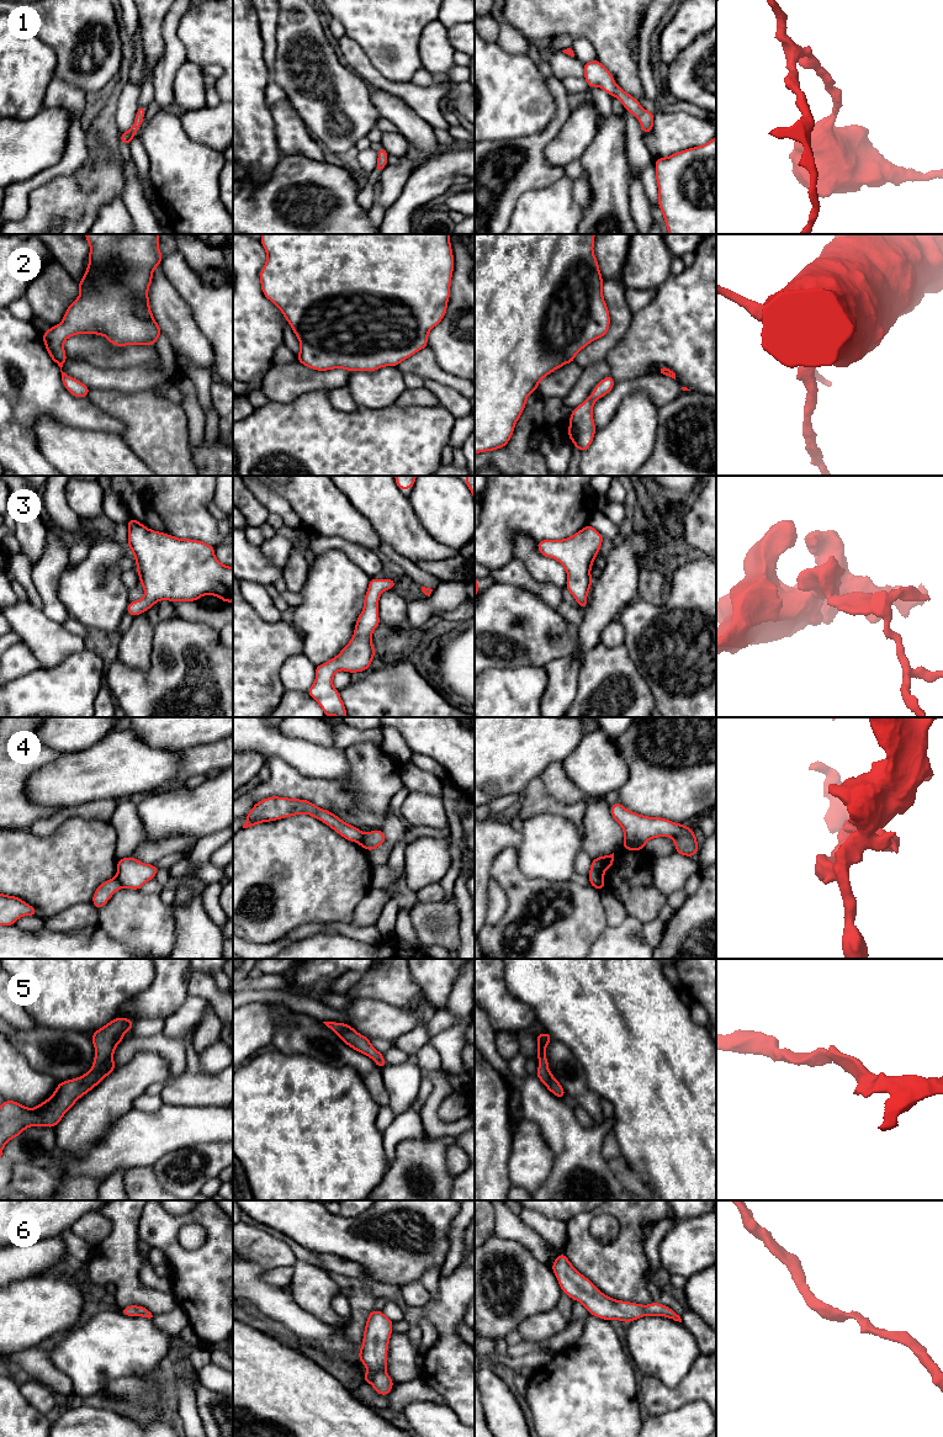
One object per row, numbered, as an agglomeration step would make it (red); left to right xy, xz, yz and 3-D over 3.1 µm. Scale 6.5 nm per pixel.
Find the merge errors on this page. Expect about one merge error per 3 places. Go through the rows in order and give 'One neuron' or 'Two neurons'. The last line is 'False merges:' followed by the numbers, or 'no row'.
1: One neuron
2: One neuron
3: One neuron
4: Two neurons
5: One neuron
6: One neuron
False merges: 4

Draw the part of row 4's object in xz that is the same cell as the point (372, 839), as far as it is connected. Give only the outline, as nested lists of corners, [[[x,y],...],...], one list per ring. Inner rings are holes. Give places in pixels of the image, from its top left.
[[[375,829],[362,834],[362,841],[360,845],[365,850],[374,850],[380,845],[382,845],[385,841],[386,841],[386,837],[383,834],[383,829]]]

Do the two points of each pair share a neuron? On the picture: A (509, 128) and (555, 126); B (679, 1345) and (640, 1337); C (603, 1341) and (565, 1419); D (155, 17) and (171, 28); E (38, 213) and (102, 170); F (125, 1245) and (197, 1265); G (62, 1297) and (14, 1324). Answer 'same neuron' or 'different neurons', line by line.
A: different neurons
B: same neuron
C: same neuron
D: different neurons
E: same neuron
F: different neurons
G: same neuron

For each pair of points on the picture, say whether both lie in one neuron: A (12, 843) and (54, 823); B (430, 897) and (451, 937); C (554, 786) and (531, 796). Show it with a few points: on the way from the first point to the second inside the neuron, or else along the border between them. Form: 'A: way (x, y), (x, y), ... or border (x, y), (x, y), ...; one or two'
A: border (61, 826), (43, 837), (38, 837), (30, 831); two
B: border (418, 900), (423, 902), (441, 901); two
C: border (540, 778), (545, 789), (557, 801), (572, 804); two

